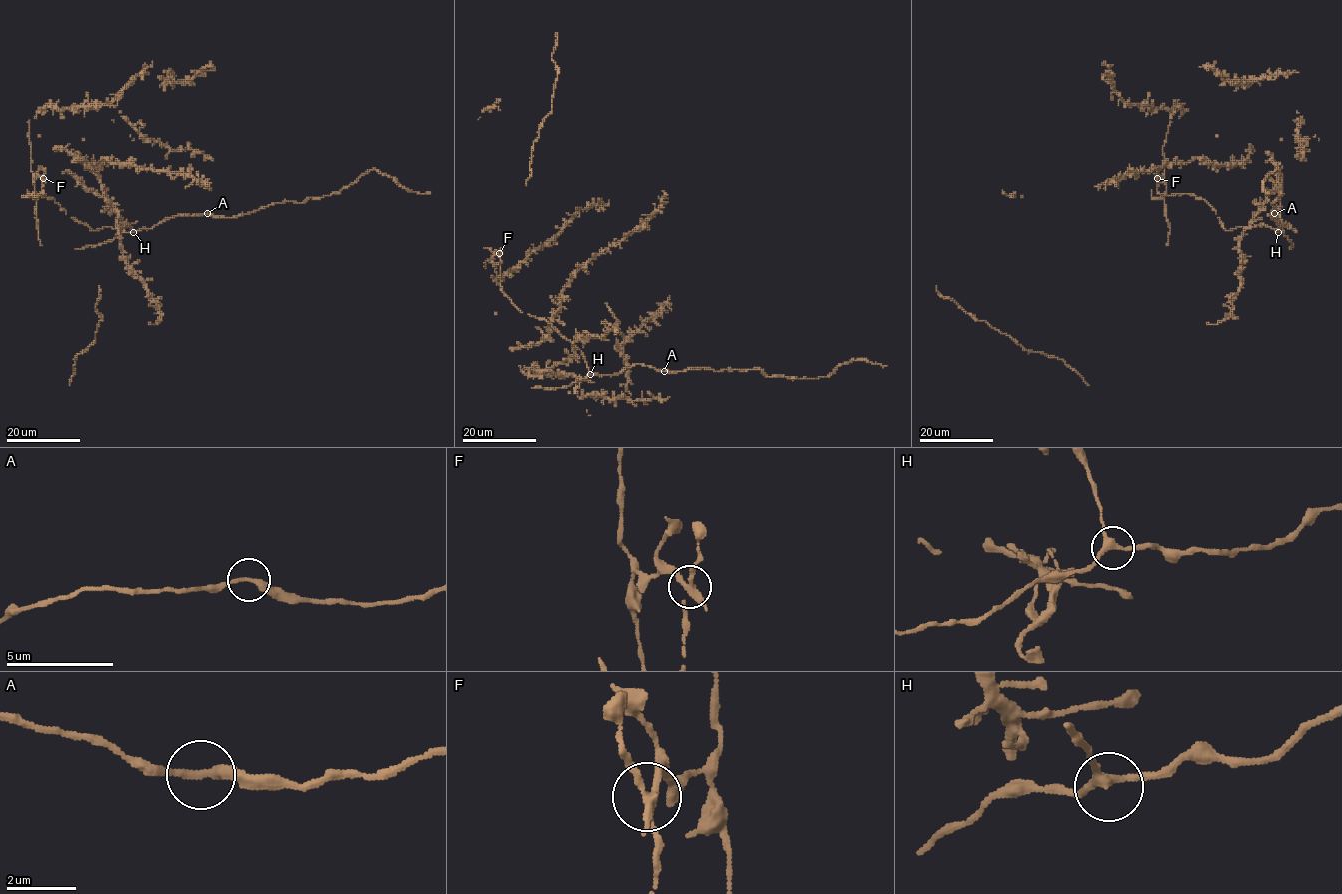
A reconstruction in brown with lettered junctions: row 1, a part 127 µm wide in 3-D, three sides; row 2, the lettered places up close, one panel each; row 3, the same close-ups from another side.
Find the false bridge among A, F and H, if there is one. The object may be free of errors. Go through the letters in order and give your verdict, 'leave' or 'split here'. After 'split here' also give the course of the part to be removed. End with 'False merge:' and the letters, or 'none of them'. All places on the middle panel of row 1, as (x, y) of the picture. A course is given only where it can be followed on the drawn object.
A: leave
F: split here; course (500, 253), (490, 261), (492, 260), (494, 266), (498, 263)
H: leave
False merge: F

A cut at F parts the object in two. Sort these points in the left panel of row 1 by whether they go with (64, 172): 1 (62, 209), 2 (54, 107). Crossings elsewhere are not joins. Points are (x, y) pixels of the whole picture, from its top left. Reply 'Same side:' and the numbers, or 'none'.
Same side: 1, 2

